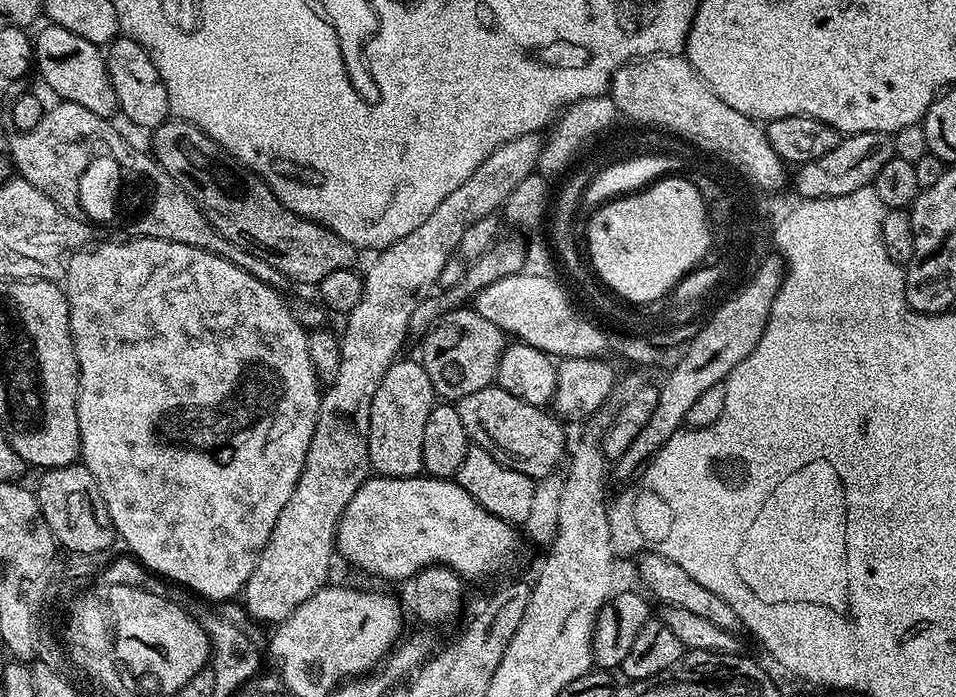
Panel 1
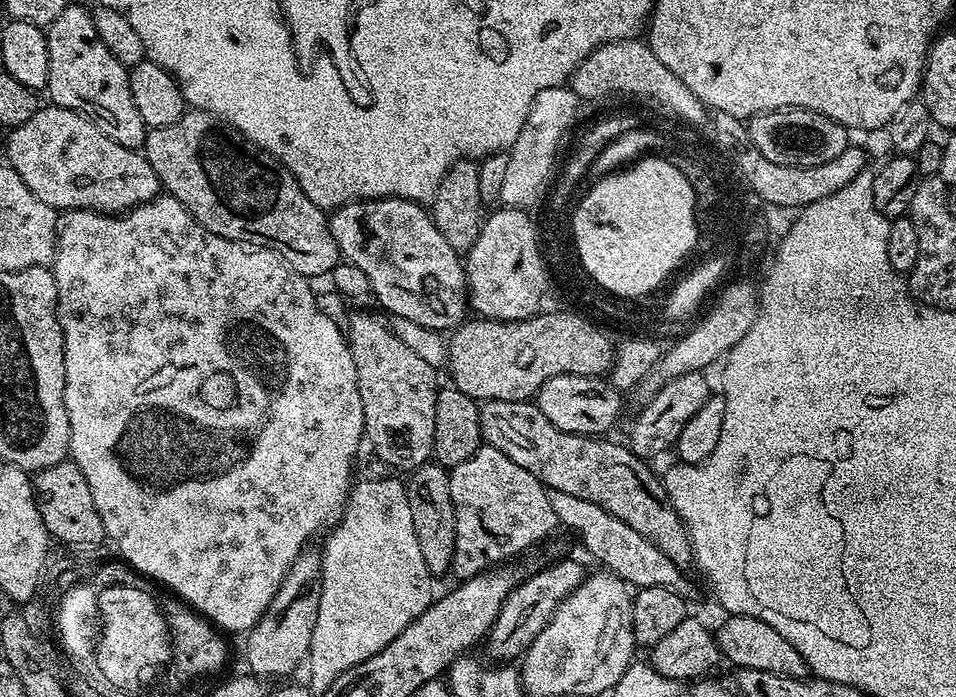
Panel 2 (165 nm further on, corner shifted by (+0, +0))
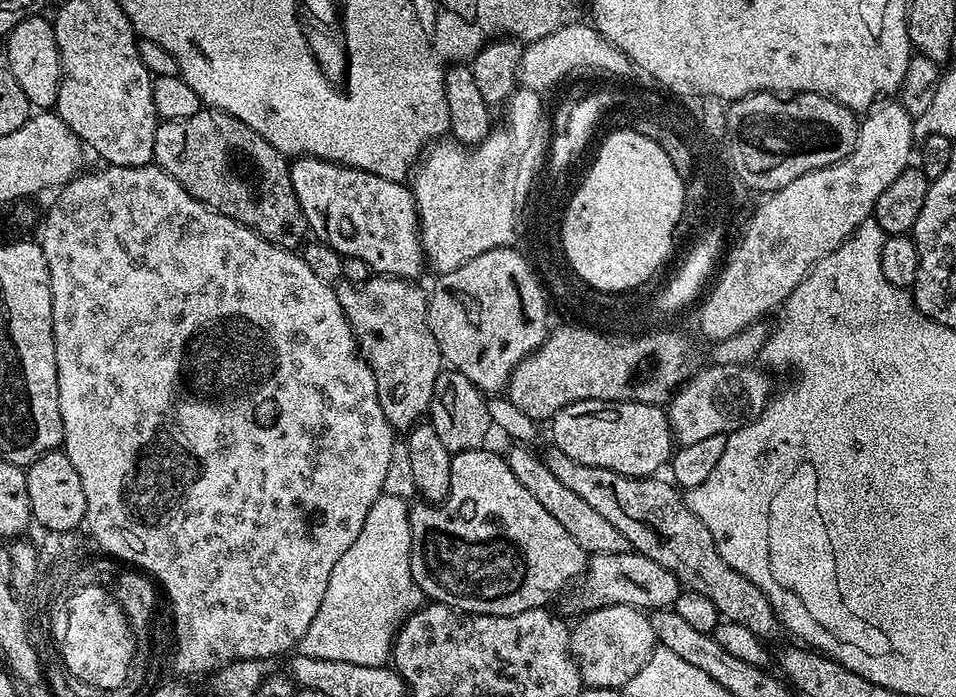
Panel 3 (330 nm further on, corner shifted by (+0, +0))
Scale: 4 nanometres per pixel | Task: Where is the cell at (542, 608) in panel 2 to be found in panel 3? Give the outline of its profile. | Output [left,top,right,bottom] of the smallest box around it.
[568,550,682,614]

